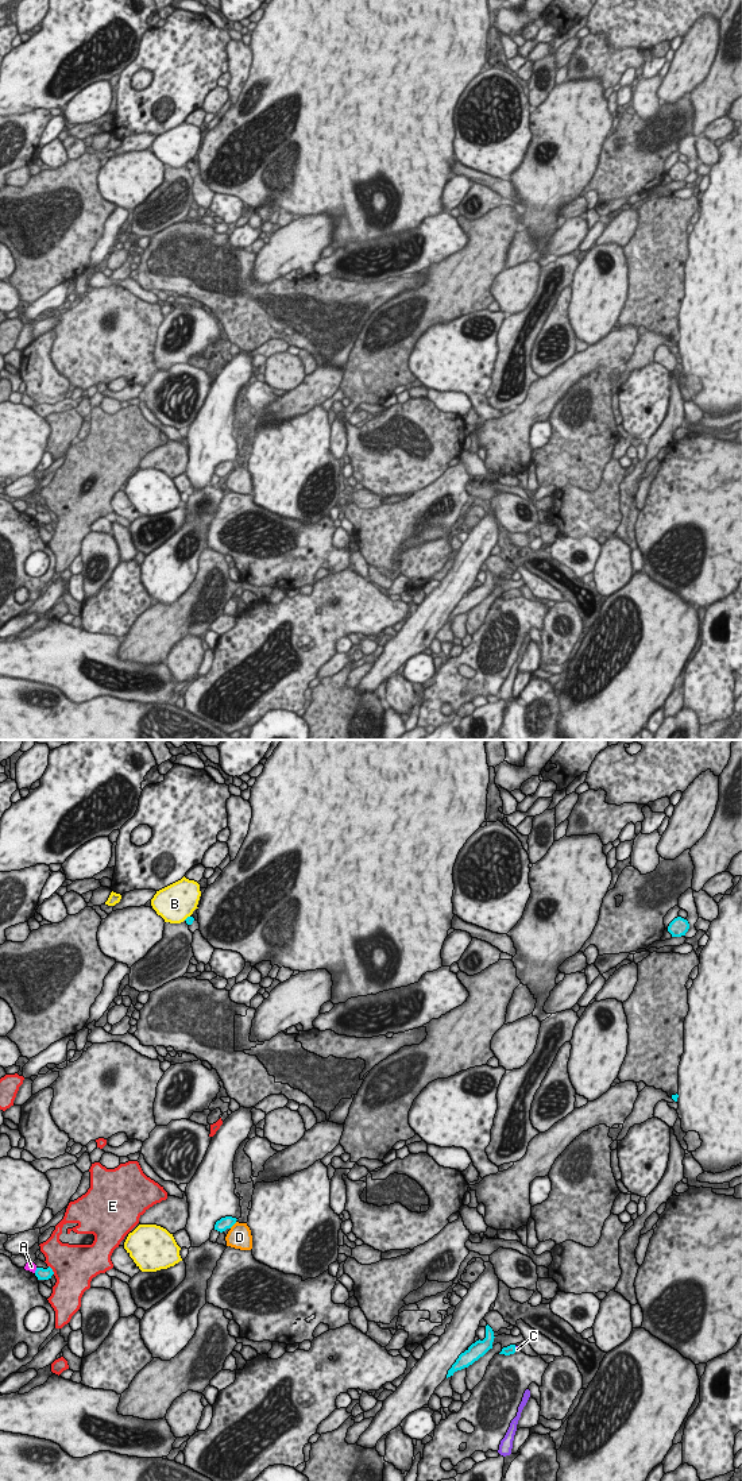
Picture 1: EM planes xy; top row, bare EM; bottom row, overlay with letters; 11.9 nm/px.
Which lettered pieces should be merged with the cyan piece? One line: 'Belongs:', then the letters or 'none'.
Belongs: C

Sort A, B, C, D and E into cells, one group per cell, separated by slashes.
A / B / C / D / E

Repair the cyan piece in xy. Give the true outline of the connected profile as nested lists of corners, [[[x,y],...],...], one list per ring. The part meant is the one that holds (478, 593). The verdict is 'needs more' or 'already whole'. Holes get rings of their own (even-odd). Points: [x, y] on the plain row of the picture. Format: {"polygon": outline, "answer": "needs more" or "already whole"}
{"polygon": [[[487,568],[486,570],[486,582],[483,585],[476,585],[472,587],[464,597],[459,599],[456,606],[452,609],[452,612],[448,614],[447,622],[453,620],[455,616],[461,614],[464,612],[468,612],[475,605],[478,605],[480,601],[483,601],[490,593],[492,593],[494,586],[494,575]]], "answer": "already whole"}

